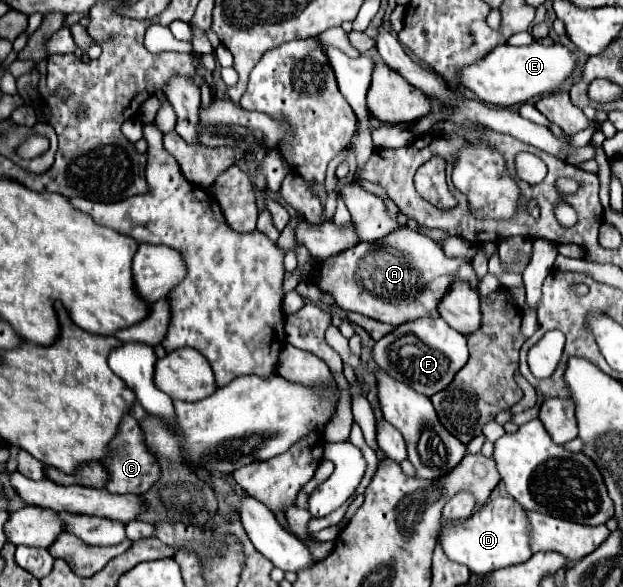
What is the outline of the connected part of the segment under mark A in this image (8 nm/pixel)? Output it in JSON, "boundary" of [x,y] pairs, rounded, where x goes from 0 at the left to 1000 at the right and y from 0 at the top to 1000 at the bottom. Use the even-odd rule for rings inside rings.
{"boundary":[[[642,385],[642,392],[623,399],[623,405],[610,412],[575,412],[543,433],[533,457],[526,446],[514,446],[510,487],[517,497],[536,501],[543,525],[555,532],[575,532],[607,549],[642,555],[645,549],[661,549],[668,542],[703,542],[706,508],[732,477],[745,477],[764,494],[767,470],[754,443],[719,440],[700,409],[677,402],[658,385]],[[591,429],[594,446],[581,453]]]}

